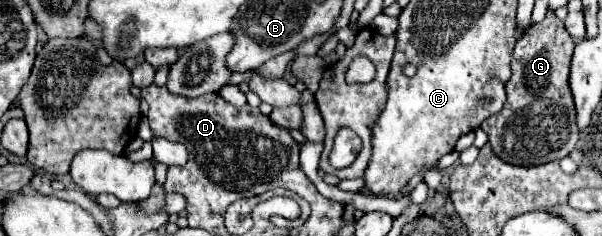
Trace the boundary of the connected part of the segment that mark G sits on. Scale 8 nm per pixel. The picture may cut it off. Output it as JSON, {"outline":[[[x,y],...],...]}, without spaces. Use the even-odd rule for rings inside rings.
{"outline":[[[545,17],[541,23],[533,23],[531,29],[519,37],[511,69],[513,75],[507,81],[507,103],[503,109],[481,123],[489,135],[493,153],[521,167],[545,165],[567,157],[579,141],[579,127],[575,119],[575,103],[569,87],[569,65],[575,43],[565,31],[563,21],[557,17]],[[553,101],[553,103],[539,103]]]}

